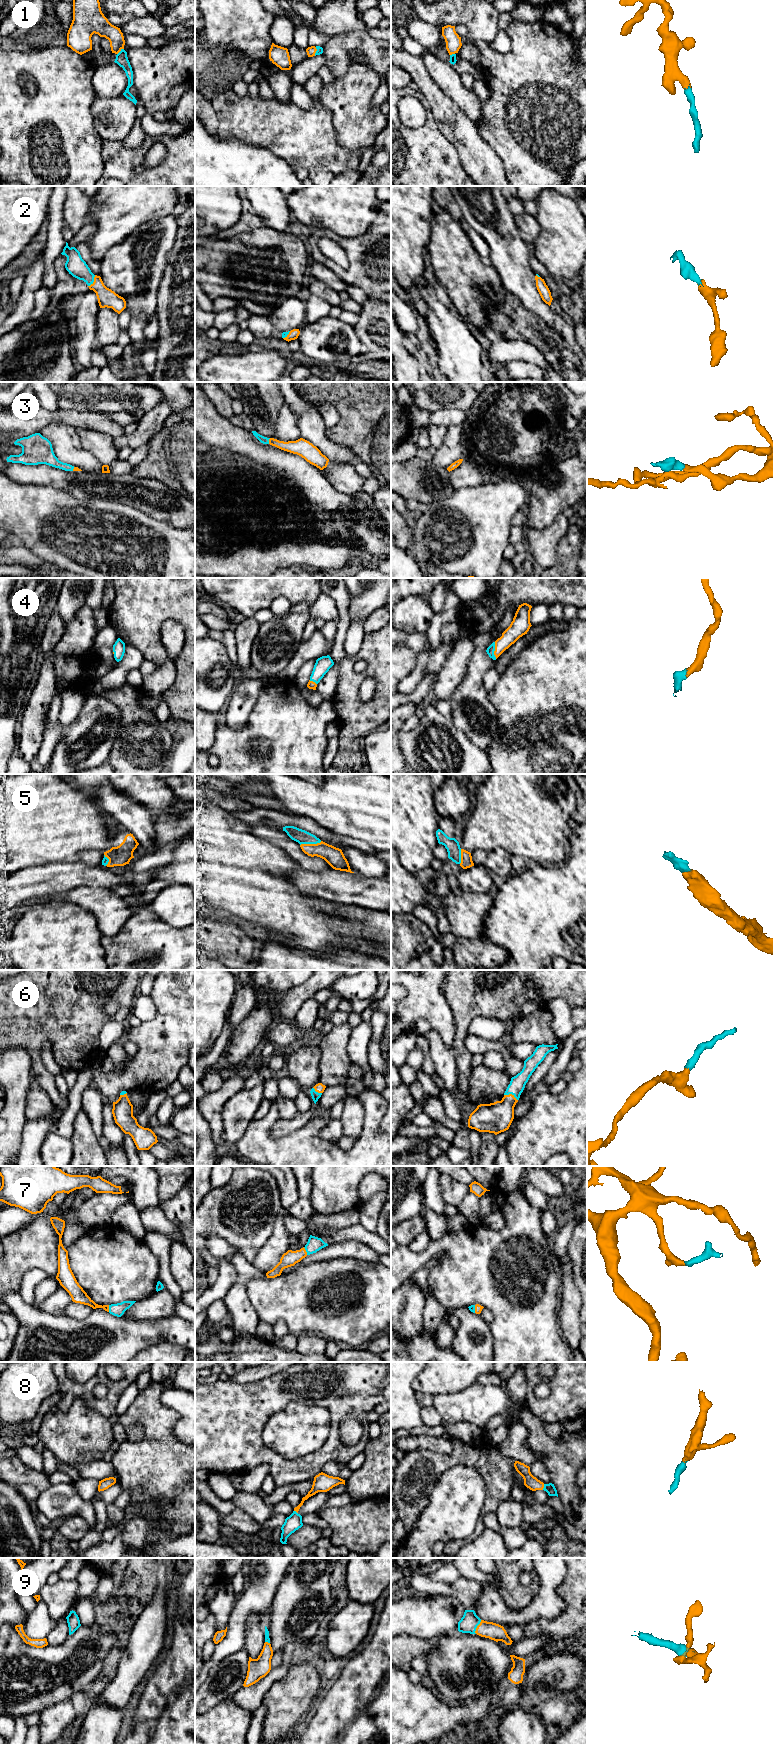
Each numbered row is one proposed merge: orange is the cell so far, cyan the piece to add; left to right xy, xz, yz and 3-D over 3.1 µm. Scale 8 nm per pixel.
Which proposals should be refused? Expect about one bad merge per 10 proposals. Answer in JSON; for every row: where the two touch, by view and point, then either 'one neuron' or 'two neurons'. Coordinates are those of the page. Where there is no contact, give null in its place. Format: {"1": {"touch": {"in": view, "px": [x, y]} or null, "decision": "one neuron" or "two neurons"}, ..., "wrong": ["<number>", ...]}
{"1": {"touch": {"in": "xy", "px": [120, 50]}, "decision": "one neuron"}, "2": {"touch": {"in": "xy", "px": [94, 281]}, "decision": "one neuron"}, "3": {"touch": {"in": "xz", "px": [269, 441]}, "decision": "one neuron"}, "4": {"touch": {"in": "yz", "px": [495, 650]}, "decision": "one neuron"}, "5": {"touch": {"in": "xz", "px": [310, 844]}, "decision": "one neuron"}, "6": {"touch": {"in": "yz", "px": [511, 1094]}, "decision": "one neuron"}, "7": {"touch": {"in": "xz", "px": [305, 1251]}, "decision": "one neuron"}, "8": {"touch": {"in": "yz", "px": [543, 1487]}, "decision": "one neuron"}, "9": {"touch": {"in": "yz", "px": [477, 1627]}, "decision": "one neuron"}, "wrong": []}

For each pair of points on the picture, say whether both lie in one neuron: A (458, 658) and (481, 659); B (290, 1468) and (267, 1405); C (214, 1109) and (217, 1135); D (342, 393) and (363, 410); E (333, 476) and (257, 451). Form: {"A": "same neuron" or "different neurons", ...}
{"A": "different neurons", "B": "same neuron", "C": "same neuron", "D": "same neuron", "E": "different neurons"}

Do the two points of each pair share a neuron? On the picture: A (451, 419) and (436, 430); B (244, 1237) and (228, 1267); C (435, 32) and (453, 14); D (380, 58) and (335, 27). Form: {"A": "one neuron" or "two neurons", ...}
{"A": "two neurons", "B": "two neurons", "C": "two neurons", "D": "two neurons"}

